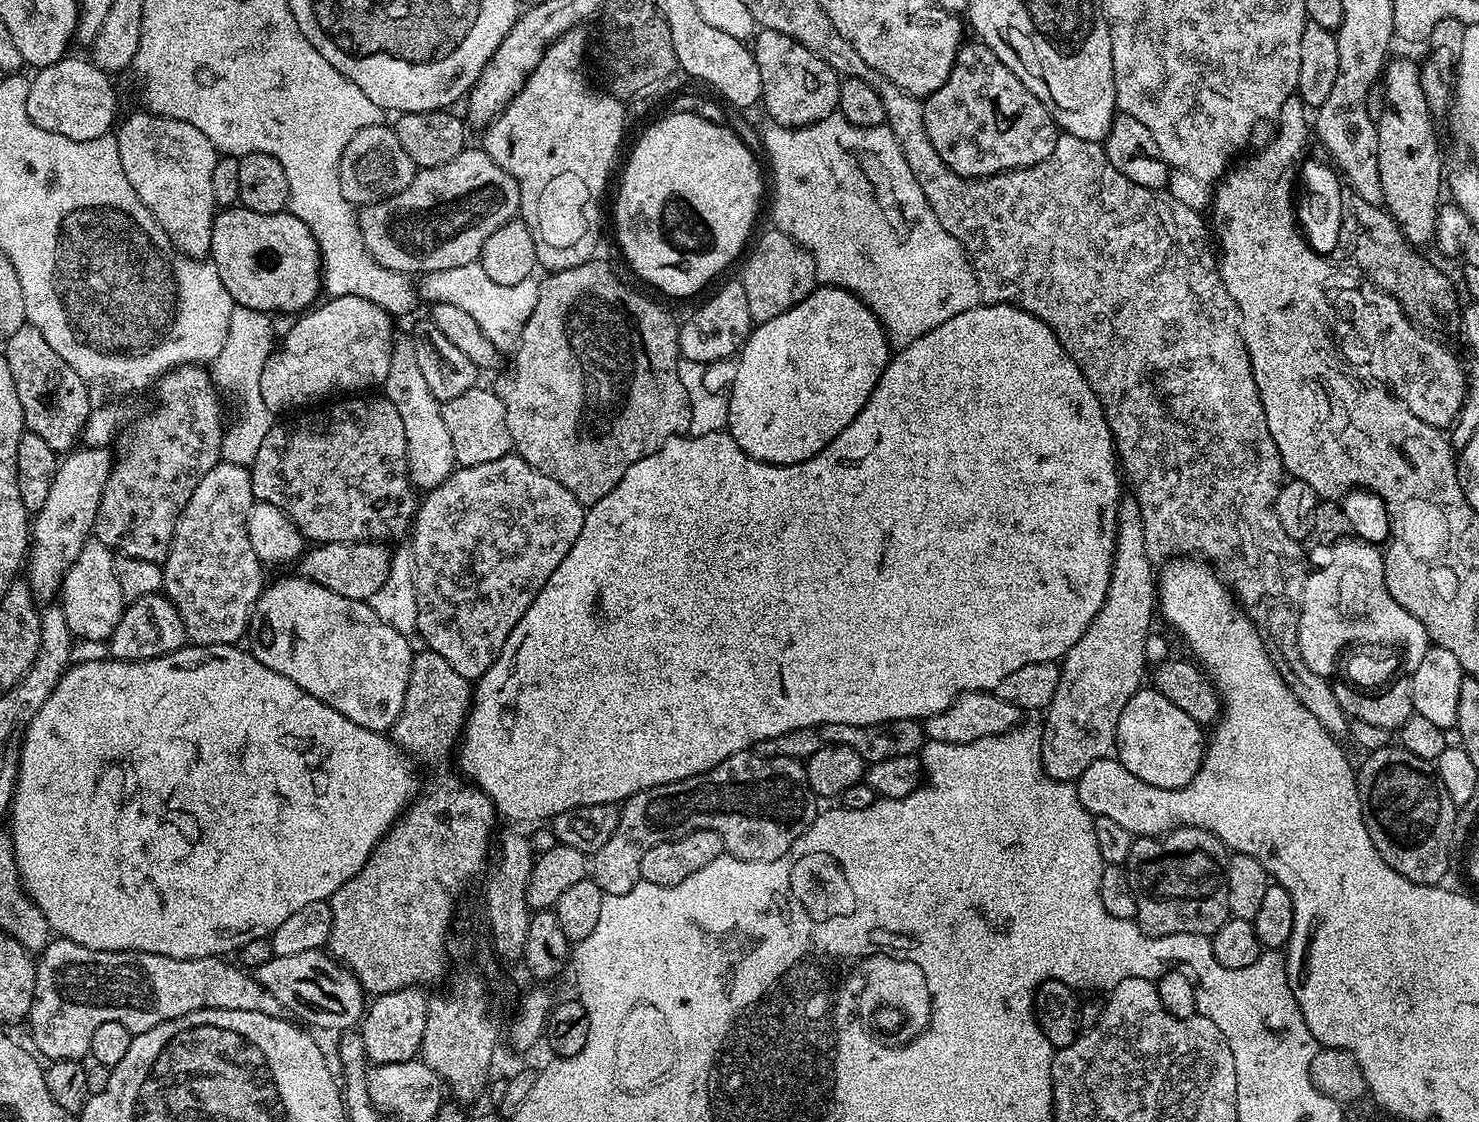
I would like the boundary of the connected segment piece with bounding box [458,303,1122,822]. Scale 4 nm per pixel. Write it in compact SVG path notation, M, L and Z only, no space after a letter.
M981 303L979 308L954 314L954 318L942 322L942 326L930 330L922 338L899 349L884 367L876 388L870 394L866 406L854 418L854 422L850 422L850 426L846 426L846 430L835 436L822 451L802 461L801 464L763 464L761 460L747 456L738 446L738 442L730 439L727 431L701 436L684 434L671 436L657 452L634 462L634 466L626 470L624 480L618 482L618 486L610 490L606 498L602 498L585 511L584 527L582 534L578 534L578 542L574 544L570 554L562 558L562 566L558 566L558 570L550 574L550 582L542 586L538 598L534 598L530 606L528 615L523 616L518 626L514 626L512 638L506 642L506 646L502 646L502 654L496 659L496 664L490 666L486 675L475 681L476 697L471 701L468 721L464 725L462 739L458 744L459 751L464 751L464 761L461 762L459 771L492 799L492 805L501 817L548 822L552 817L571 808L591 804L619 805L647 788L678 782L691 776L700 776L704 772L709 772L711 768L717 768L726 758L749 751L756 741L778 738L778 734L786 734L790 730L819 729L830 722L842 722L846 726L888 724L892 720L923 722L929 716L946 710L946 706L950 706L963 692L994 690L998 682L1002 682L1002 678L1014 674L1014 670L1018 670L1021 666L1030 666L1030 662L1059 661L1072 649L1074 642L1078 642L1078 638L1086 634L1110 586L1112 555L1116 545L1116 508L1122 499L1120 476L1122 477L1122 472L1118 467L1118 453L1112 428L1108 425L1108 417L1104 414L1104 405L1089 386L1088 379L1068 356L1068 352L1058 342L1050 326L1046 326L1046 322L1012 304Z

